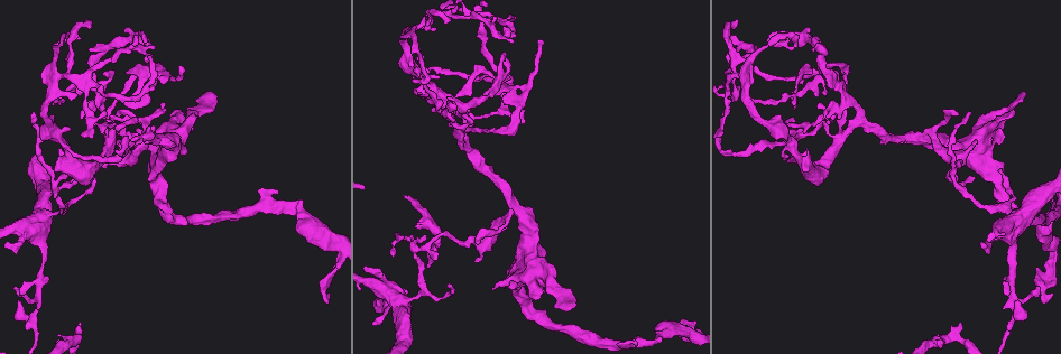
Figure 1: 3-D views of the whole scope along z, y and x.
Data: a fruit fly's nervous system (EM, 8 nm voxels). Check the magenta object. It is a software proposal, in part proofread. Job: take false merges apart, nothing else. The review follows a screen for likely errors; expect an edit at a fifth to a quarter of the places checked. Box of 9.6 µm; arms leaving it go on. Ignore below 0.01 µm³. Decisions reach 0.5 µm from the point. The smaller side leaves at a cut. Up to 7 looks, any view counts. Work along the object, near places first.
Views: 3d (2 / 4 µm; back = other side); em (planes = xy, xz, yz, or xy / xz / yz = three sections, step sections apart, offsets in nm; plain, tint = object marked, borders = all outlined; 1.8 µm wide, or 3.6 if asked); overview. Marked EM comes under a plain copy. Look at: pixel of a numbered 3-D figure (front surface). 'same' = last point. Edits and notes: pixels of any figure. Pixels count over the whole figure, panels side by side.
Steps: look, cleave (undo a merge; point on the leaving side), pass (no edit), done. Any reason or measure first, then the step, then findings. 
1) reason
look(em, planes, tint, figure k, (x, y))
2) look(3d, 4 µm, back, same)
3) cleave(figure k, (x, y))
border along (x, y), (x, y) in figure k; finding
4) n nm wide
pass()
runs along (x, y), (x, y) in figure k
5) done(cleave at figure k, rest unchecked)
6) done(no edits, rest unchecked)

looks like a crossing
look(em, planes, borders, figure 1, (854, 123))

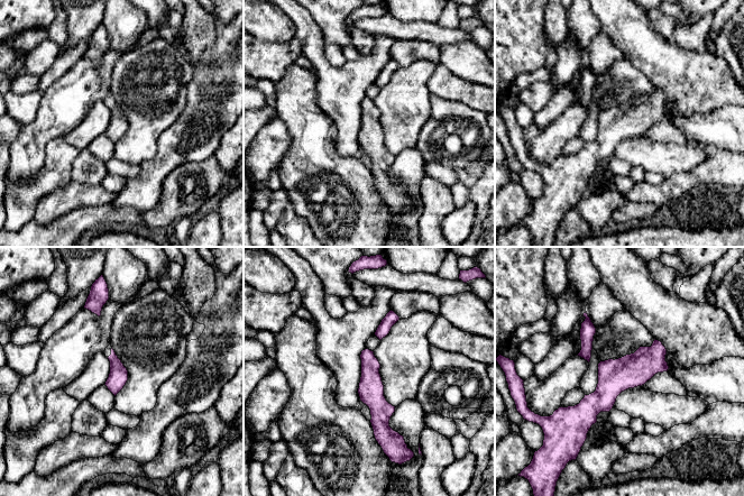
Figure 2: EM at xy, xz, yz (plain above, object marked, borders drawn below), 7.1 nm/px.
140 nm wide
pass()
one neuron here

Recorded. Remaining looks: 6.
a narrow waist
look(em, 3.6 µm, planes, tint, figure 1, (60, 188))

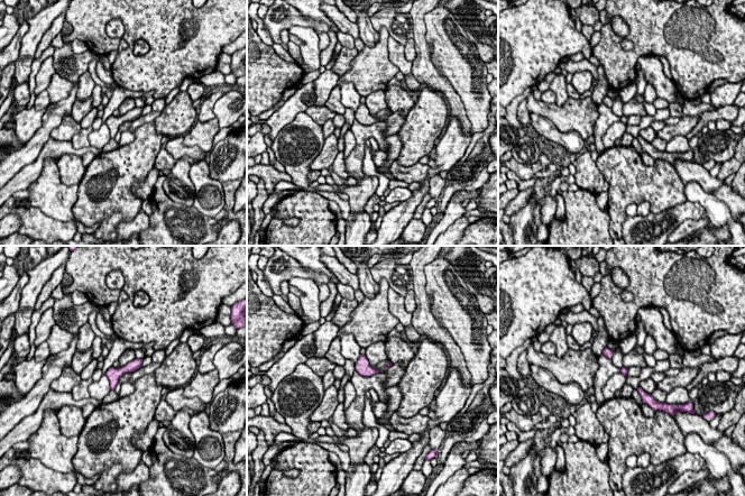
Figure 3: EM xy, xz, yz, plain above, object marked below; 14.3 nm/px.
pass()
runs along (138, 361), (122, 369), (112, 385) in figure 3; continuous, no second neuron

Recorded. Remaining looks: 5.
look(3d, 4 µm, figure 1, (1019, 219))

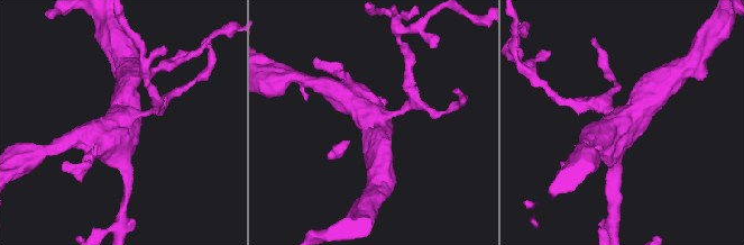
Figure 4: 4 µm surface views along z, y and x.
4 arms; shape alone is not enough
look(em, planes, tint, figure 4, (130, 122))

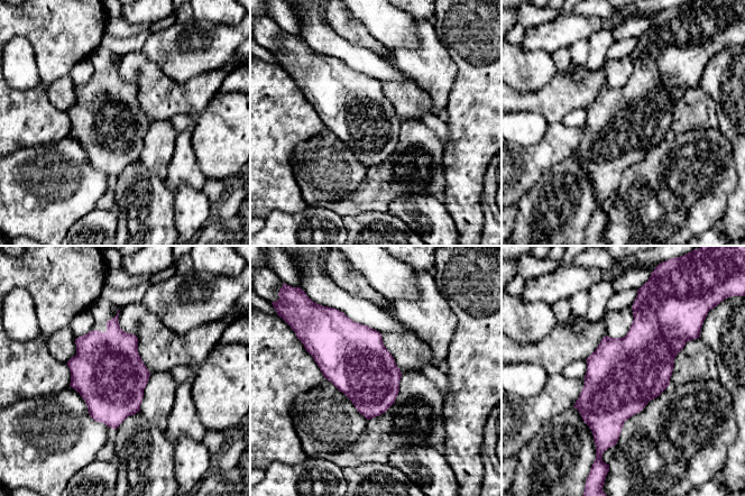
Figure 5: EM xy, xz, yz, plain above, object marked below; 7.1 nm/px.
460 nm wide
pass()
continuous, no second neuron

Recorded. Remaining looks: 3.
done(no edits, rest unchecked)

